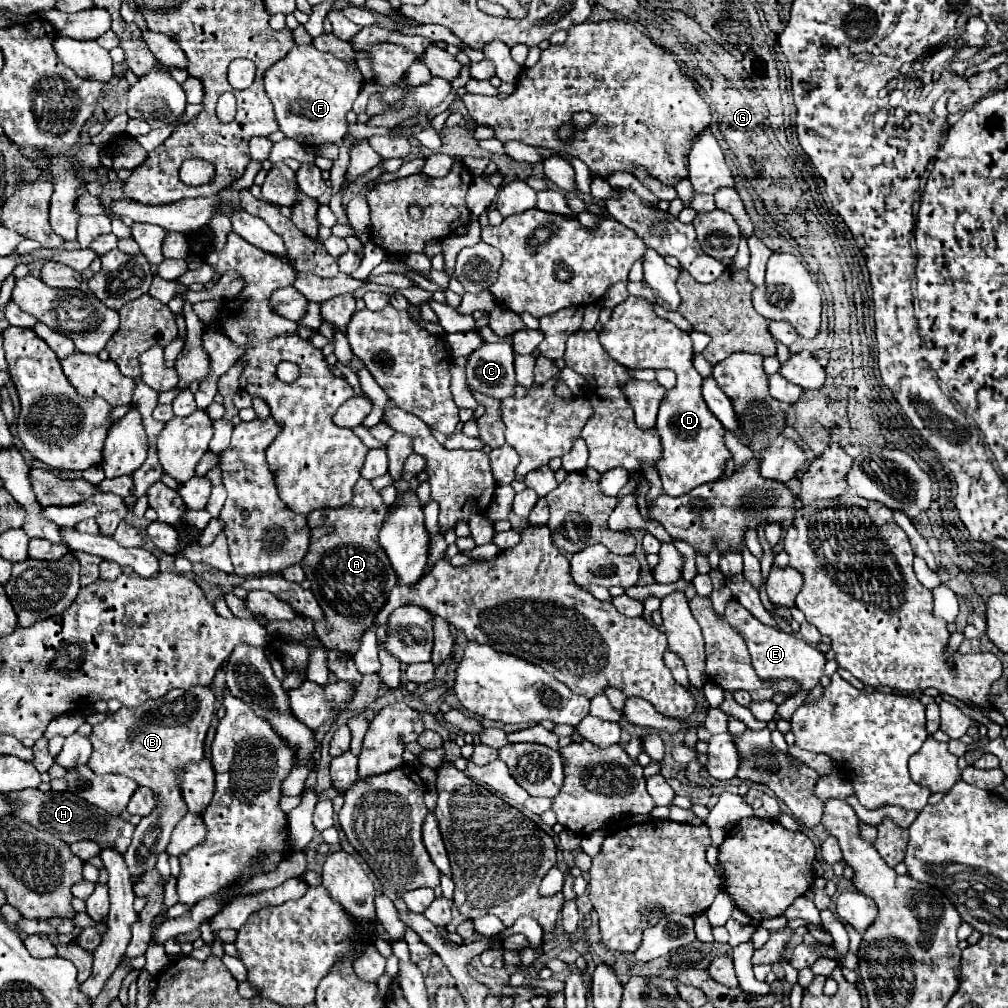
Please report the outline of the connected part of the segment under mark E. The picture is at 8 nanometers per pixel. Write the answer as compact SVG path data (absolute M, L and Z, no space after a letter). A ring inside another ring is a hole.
M730 599L726 603L726 613L724 613L726 621L742 635L742 639L748 645L750 657L752 657L752 667L756 669L756 675L762 681L780 681L780 679L792 679L798 683L798 693L802 691L812 691L818 683L820 677L824 673L824 653L820 653L814 645L808 645L802 637L780 631L772 625L764 625L760 623L750 611L746 611L736 599Z

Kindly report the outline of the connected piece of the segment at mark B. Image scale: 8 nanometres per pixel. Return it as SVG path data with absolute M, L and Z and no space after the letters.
M190 687L190 689L170 689L164 697L150 699L136 709L122 707L114 715L106 717L106 721L102 721L100 725L94 725L94 731L90 735L92 747L94 747L92 757L88 761L90 769L94 769L94 773L98 773L98 775L102 775L102 773L122 773L122 775L134 779L138 785L144 785L144 787L152 789L154 799L156 799L154 811L148 817L142 817L142 821L138 823L138 827L134 831L132 845L124 853L124 859L128 863L128 869L130 869L132 877L138 877L138 875L142 875L144 871L148 871L156 865L156 855L166 849L166 845L170 841L170 833L176 827L178 819L182 819L188 813L178 777L186 769L186 763L198 763L198 761L204 759L204 739L206 739L206 731L210 727L212 715L214 715L214 693L212 693L212 689L210 687Z

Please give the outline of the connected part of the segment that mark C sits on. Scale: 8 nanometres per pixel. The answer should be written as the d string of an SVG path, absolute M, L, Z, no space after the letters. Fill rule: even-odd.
M506 341L482 343L466 365L466 383L472 391L506 399L514 395L514 349Z

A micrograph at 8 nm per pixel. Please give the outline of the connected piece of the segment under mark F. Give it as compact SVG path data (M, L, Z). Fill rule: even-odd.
M296 45L280 63L274 63L274 67L270 67L264 73L264 87L274 105L280 131L286 137L292 137L294 141L298 141L300 145L318 147L322 143L340 141L346 135L346 113L352 109L352 103L362 89L362 75L356 65L350 67L344 61L336 59L332 53L322 53L314 45L308 45L308 47Z

